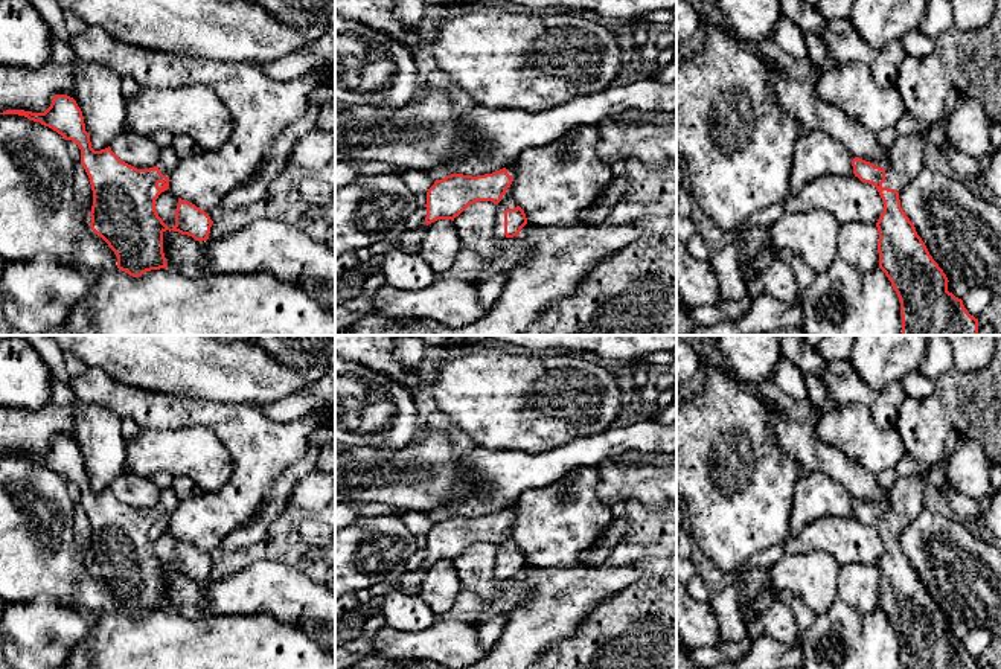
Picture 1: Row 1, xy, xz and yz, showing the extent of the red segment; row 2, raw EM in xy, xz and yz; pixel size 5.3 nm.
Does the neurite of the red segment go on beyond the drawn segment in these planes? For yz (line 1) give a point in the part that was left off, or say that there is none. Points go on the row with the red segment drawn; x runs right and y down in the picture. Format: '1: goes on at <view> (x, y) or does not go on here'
1: goes on at yz (905, 156)

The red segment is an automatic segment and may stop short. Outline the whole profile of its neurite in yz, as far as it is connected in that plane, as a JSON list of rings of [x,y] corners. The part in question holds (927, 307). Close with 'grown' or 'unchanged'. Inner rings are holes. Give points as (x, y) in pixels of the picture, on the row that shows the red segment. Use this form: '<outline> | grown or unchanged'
[[[922,133],[899,136],[888,148],[887,166],[855,157],[853,174],[873,184],[884,201],[876,222],[879,268],[897,293],[902,335],[980,335],[978,318],[948,291],[946,274],[900,207],[899,192],[923,169],[928,143]]] | grown

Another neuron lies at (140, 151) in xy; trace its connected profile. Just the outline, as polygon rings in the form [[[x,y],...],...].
[[[120,133],[110,148],[122,162],[137,169],[157,166],[162,152],[162,148],[148,134],[136,133]]]

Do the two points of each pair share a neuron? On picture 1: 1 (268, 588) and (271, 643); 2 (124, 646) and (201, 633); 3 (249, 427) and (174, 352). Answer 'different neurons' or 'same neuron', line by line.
1: different neurons
2: same neuron
3: different neurons

